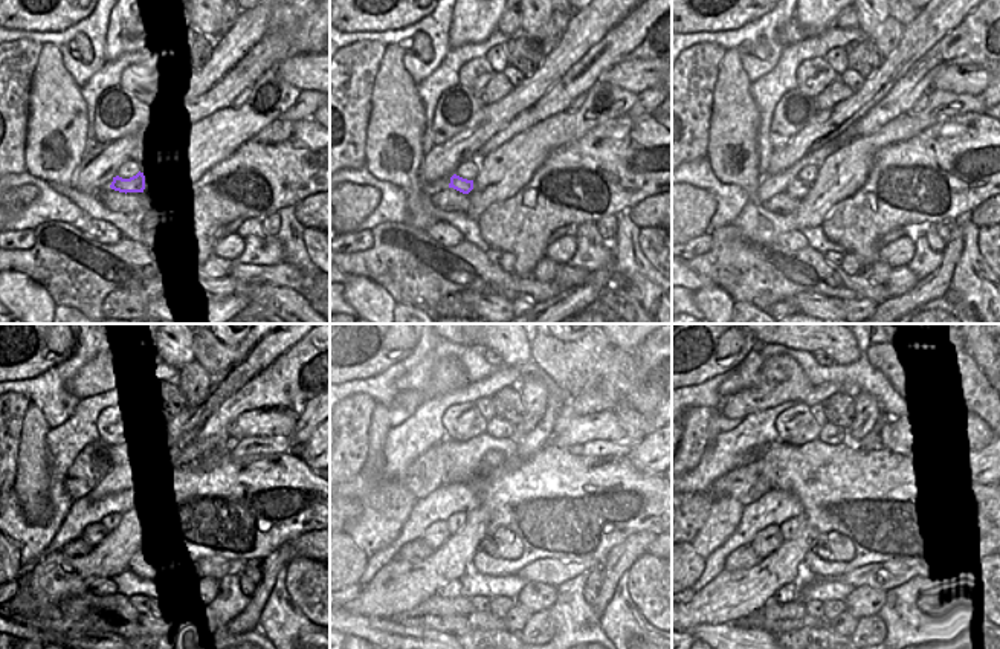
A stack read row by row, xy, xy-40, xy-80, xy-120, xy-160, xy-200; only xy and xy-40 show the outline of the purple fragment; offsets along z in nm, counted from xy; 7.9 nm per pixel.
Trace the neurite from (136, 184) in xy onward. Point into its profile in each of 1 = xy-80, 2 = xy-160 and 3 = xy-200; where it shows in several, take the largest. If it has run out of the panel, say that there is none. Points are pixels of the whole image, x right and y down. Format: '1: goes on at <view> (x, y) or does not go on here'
1: goes on at xy-80 (799, 188)
2: goes on at xy-160 (437, 533)
3: goes on at xy-200 (764, 544)

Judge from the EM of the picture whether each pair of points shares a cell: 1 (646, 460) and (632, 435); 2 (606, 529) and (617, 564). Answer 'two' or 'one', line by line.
1: two
2: two

